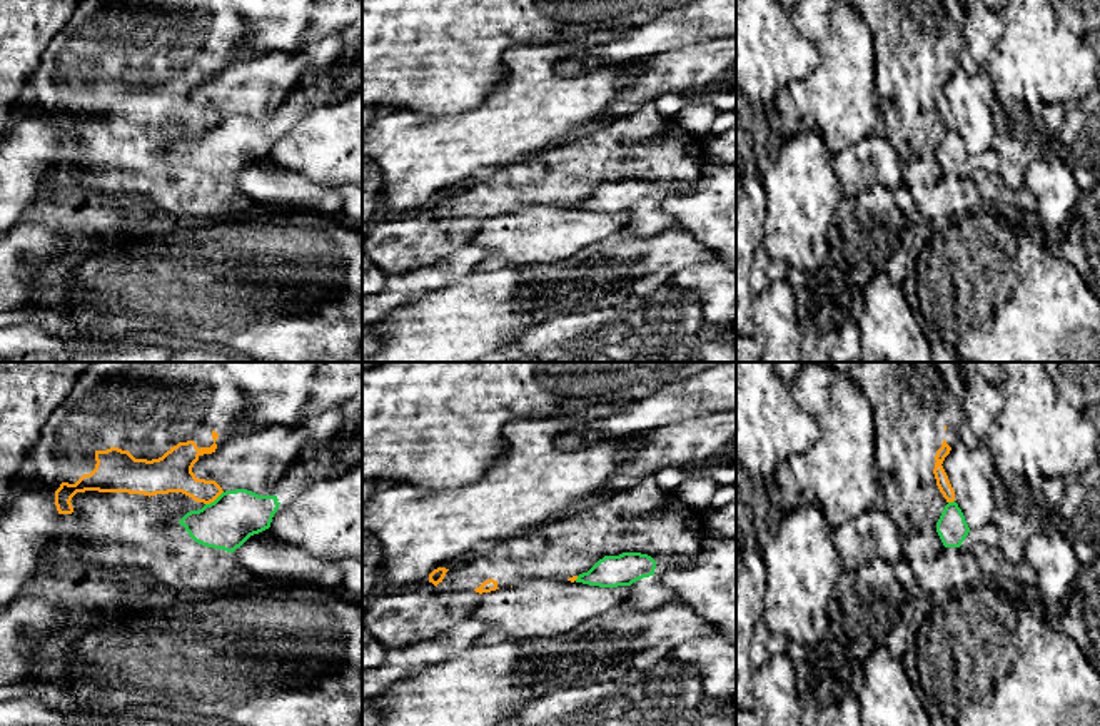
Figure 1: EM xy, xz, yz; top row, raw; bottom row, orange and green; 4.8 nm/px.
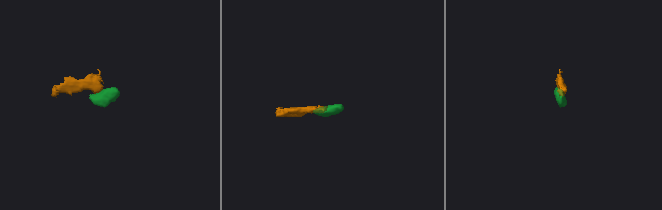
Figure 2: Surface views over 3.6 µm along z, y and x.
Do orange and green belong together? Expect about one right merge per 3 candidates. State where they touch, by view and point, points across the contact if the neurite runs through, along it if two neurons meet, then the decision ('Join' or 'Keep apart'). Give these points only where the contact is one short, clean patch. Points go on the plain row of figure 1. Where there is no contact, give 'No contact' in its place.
Touches orange at xy (214, 126). Boundary: xy (222, 117), (206, 131). Keep apart

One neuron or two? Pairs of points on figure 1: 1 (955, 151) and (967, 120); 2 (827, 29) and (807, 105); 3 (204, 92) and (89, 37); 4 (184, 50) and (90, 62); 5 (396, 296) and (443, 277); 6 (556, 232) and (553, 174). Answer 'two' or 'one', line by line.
1: two
2: one
3: two
4: one
5: one
6: two

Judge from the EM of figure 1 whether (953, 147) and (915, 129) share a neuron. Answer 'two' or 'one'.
two

